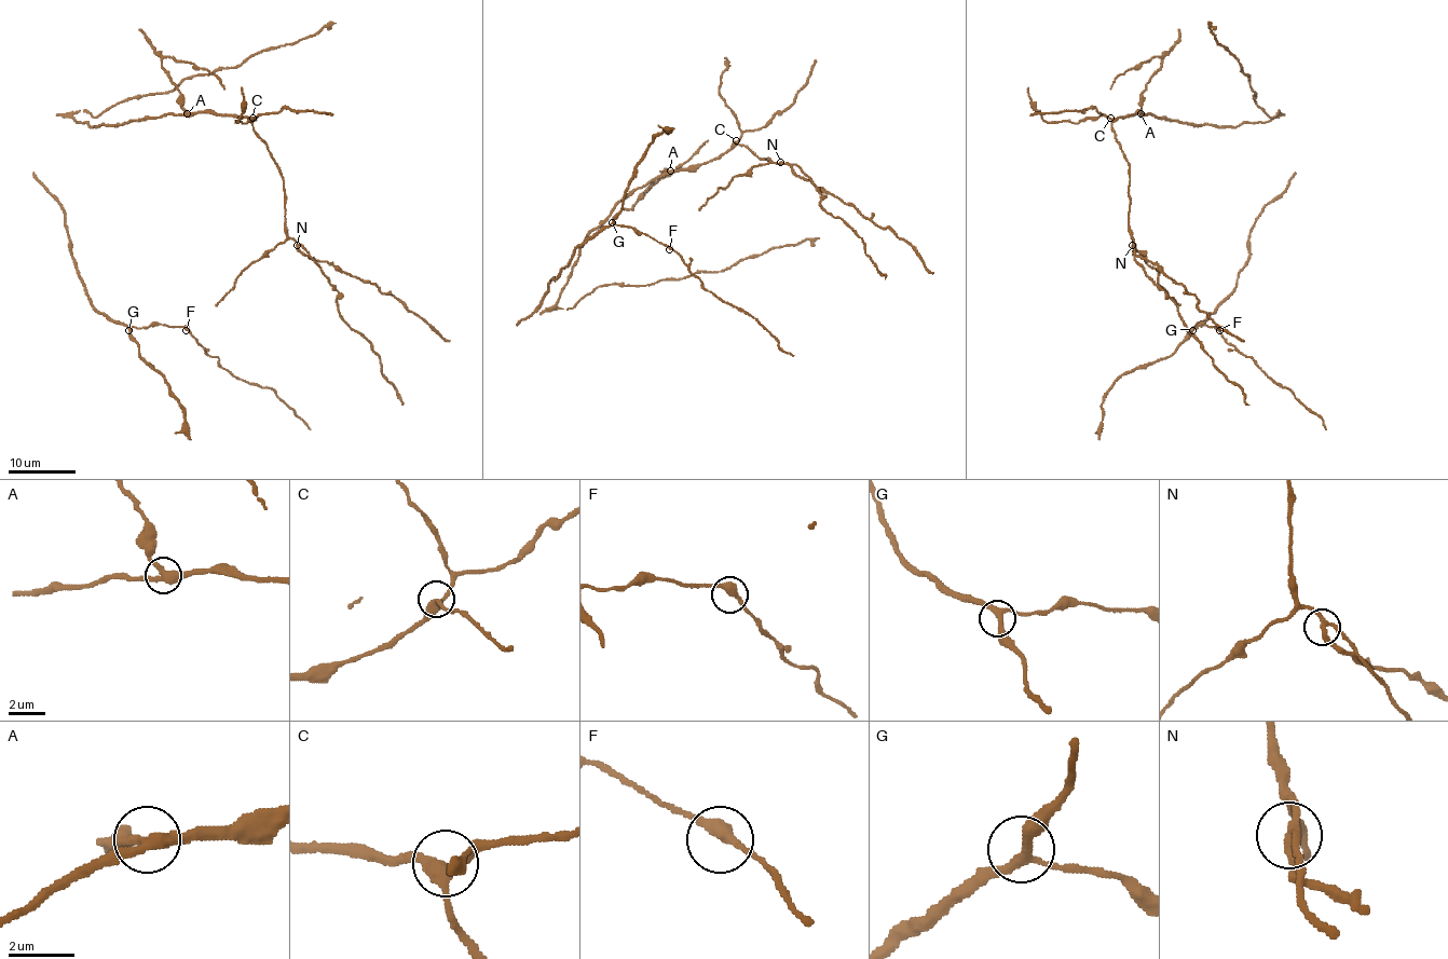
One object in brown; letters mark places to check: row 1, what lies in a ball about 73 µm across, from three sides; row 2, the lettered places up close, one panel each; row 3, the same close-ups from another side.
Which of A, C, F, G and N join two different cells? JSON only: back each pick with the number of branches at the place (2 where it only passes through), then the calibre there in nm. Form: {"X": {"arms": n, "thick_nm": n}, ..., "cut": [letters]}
{"A": {"arms": 3, "thick_nm": 360}, "N": {"arms": 3, "thick_nm": 240}, "cut": ["A", "N"]}

